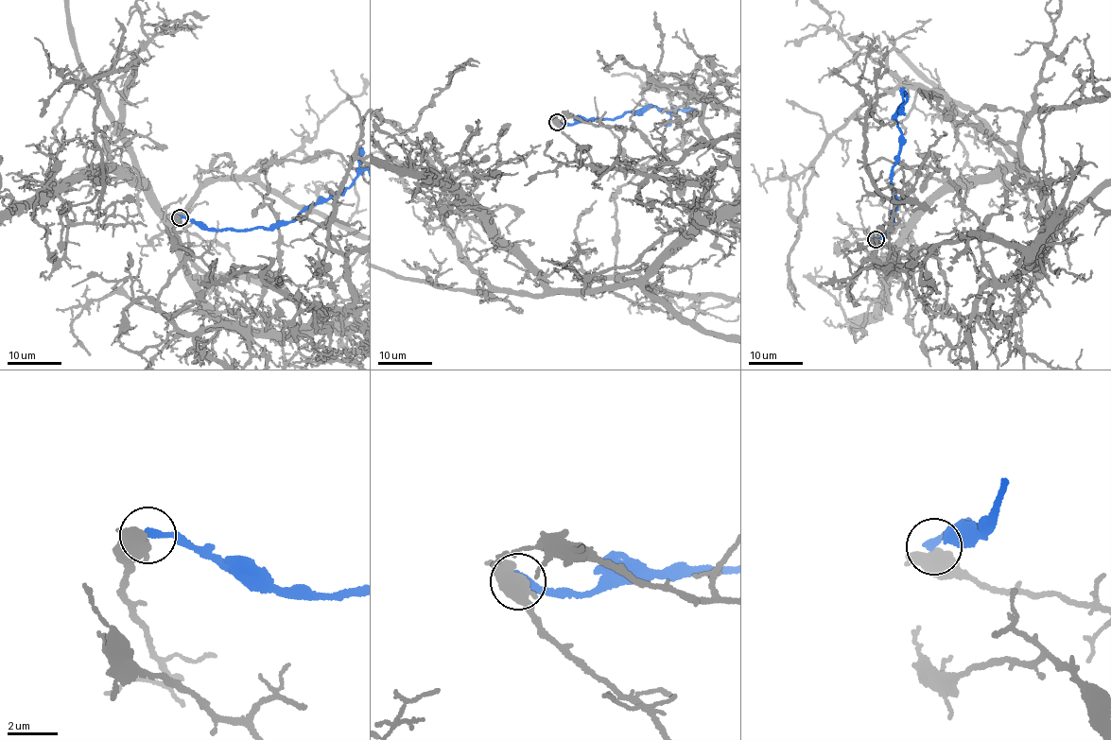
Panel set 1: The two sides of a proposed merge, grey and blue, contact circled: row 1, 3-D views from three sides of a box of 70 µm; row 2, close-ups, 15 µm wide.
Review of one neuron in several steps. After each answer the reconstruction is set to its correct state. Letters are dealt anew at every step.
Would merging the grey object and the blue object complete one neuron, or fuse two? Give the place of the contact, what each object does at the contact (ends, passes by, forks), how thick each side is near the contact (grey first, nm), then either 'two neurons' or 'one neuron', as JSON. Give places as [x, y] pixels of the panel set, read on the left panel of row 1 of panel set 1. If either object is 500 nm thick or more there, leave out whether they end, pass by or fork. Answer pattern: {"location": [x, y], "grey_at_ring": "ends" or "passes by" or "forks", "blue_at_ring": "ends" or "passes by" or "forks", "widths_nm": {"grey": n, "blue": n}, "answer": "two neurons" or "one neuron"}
{"location": [180, 217], "widths_nm": {"grey": 650, "blue": 320}, "answer": "two neurons"}

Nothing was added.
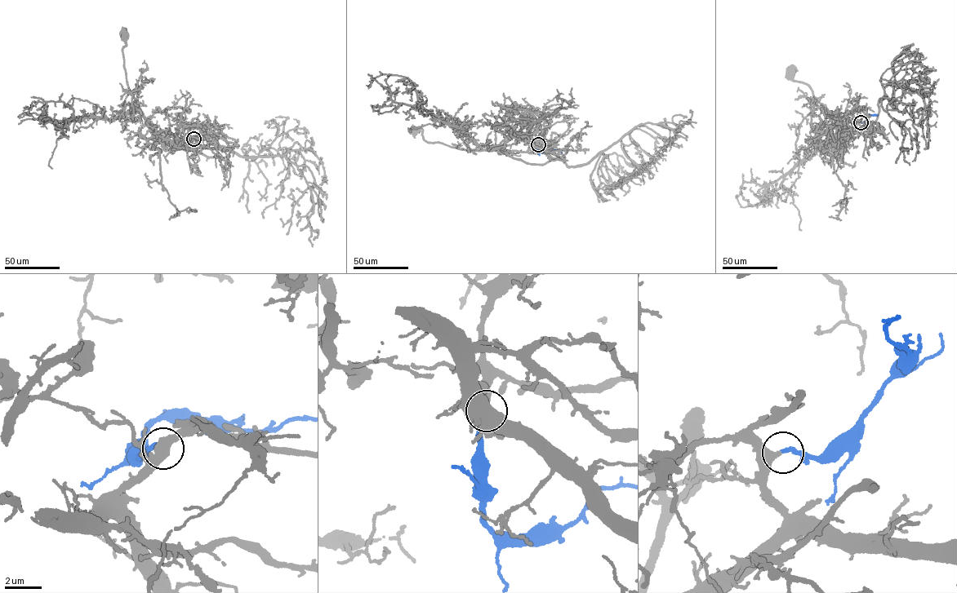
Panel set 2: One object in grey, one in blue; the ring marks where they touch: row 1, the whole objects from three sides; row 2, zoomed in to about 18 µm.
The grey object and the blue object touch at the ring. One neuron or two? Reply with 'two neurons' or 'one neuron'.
one neuron

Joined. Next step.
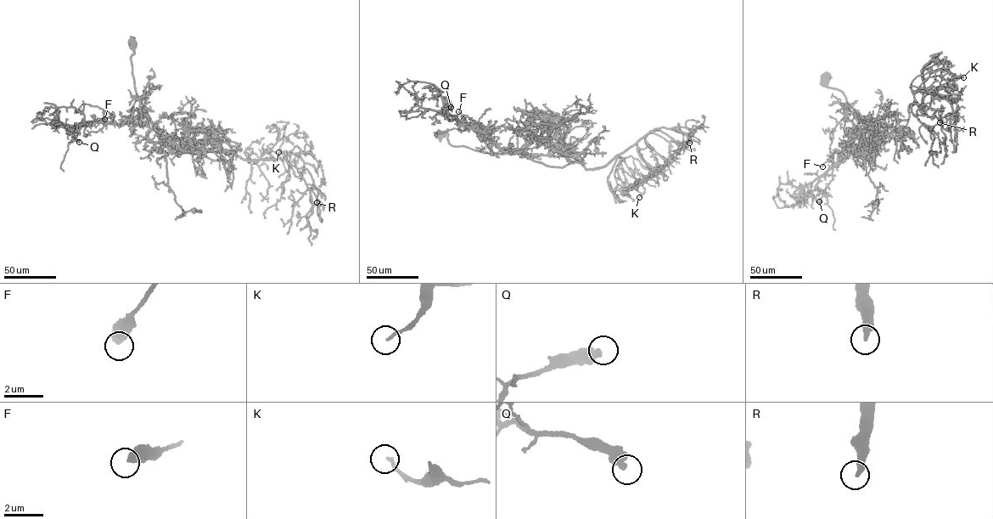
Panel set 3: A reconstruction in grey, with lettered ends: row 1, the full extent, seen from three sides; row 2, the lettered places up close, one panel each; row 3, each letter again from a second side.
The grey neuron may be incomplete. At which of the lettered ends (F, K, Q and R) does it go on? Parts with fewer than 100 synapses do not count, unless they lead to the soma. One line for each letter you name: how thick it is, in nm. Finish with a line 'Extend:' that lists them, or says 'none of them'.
Extend: none of them

